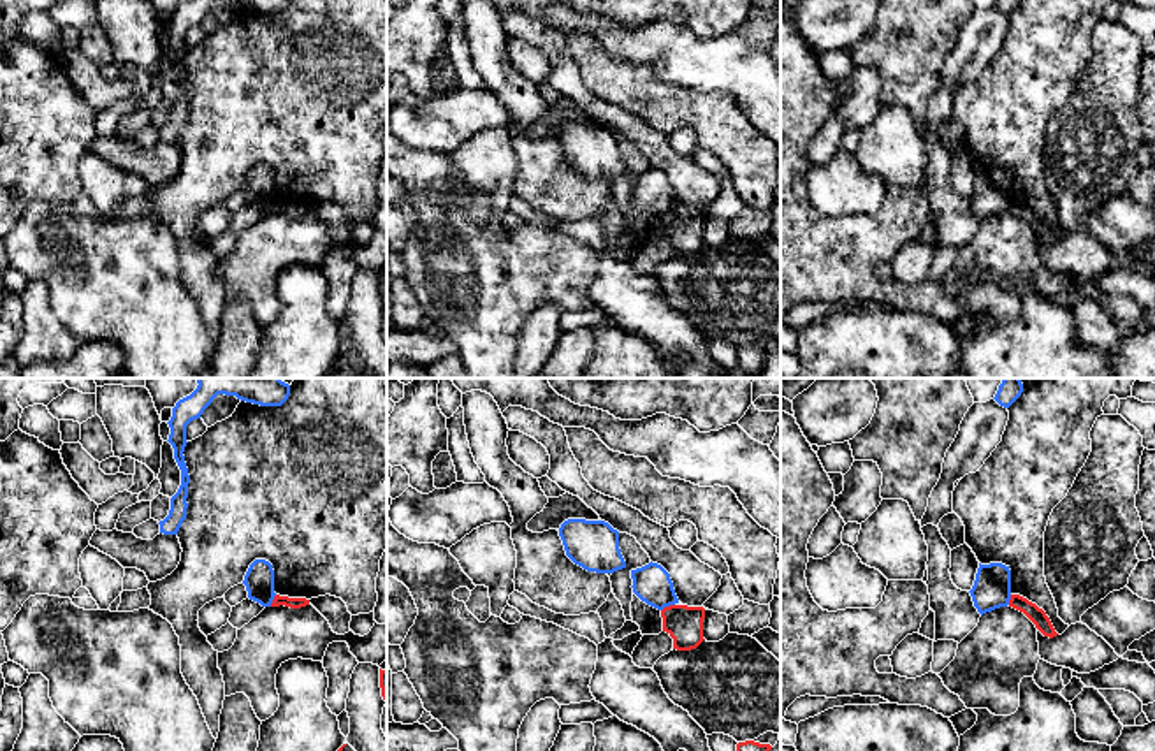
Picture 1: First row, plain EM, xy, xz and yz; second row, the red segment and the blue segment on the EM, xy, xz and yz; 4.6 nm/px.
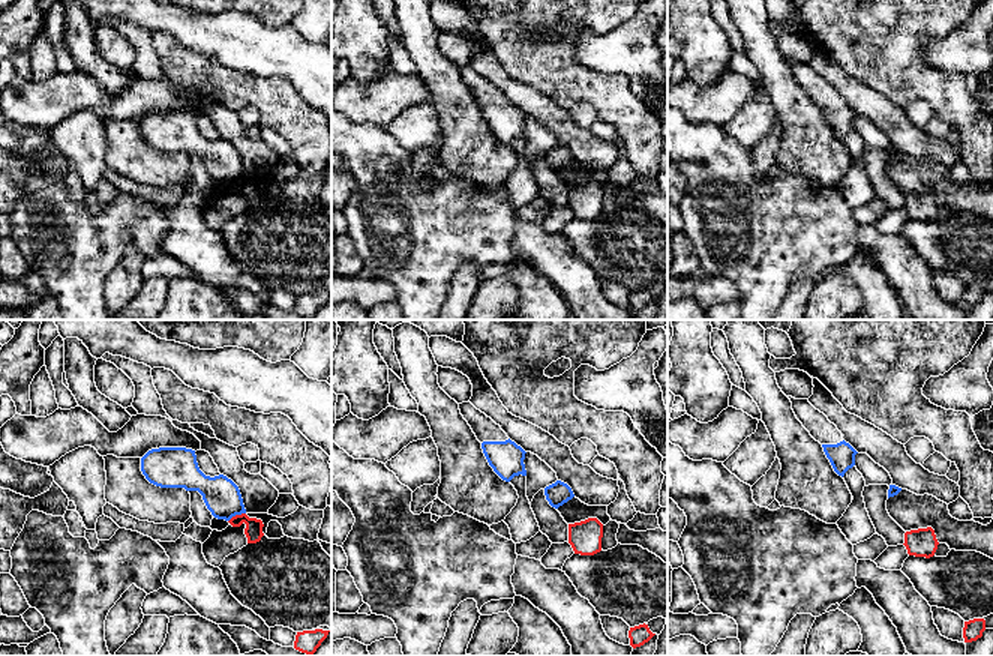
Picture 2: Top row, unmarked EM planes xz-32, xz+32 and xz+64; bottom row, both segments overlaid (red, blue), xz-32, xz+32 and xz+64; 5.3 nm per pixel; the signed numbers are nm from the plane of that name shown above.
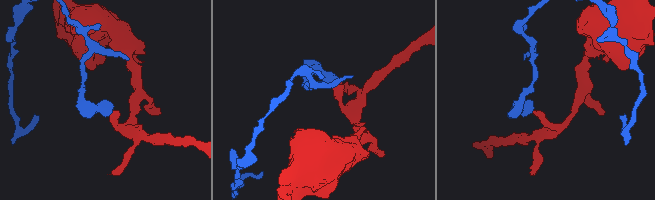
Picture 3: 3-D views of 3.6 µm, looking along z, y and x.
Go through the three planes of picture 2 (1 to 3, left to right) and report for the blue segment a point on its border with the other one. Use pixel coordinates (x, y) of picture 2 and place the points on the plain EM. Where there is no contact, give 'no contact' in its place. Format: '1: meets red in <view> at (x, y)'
1: meets red in xz-32 at (236, 179)
2: no contact
3: no contact

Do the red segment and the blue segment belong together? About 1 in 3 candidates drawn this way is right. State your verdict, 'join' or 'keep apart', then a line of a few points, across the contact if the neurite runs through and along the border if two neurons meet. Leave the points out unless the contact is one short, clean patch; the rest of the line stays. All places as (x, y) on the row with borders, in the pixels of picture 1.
keep apart; line xz (674, 604), (661, 611)

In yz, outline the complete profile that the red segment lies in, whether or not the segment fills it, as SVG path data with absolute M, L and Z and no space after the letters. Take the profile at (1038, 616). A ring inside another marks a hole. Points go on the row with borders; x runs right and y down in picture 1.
M1011 594L1009 607L1023 612L1044 637L1053 638L1058 635L1046 612L1027 598L1020 594Z

